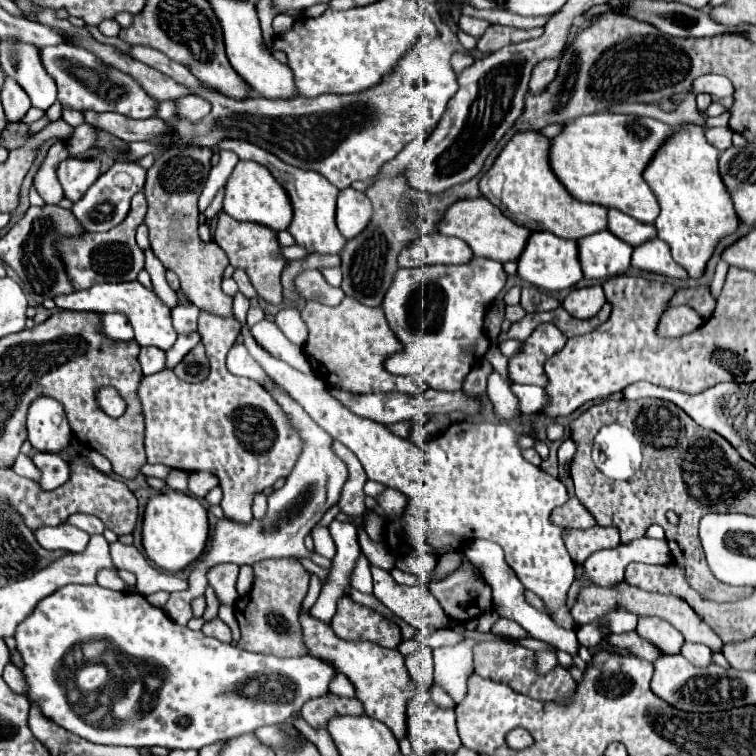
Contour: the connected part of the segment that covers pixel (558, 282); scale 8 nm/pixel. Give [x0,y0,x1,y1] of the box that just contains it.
[518,231,582,291]

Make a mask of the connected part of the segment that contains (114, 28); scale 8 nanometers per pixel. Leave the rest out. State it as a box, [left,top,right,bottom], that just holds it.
[98,19,120,37]

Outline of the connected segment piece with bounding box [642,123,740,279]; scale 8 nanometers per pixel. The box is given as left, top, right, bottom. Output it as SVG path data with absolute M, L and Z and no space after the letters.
M682 125L660 145L642 175L660 203L660 215L654 221L658 237L670 245L672 259L698 279L718 239L734 233L740 223L718 173L718 149L706 141L702 127Z

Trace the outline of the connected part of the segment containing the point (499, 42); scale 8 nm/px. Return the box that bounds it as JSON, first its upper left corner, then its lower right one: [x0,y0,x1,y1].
[478,25,542,53]

